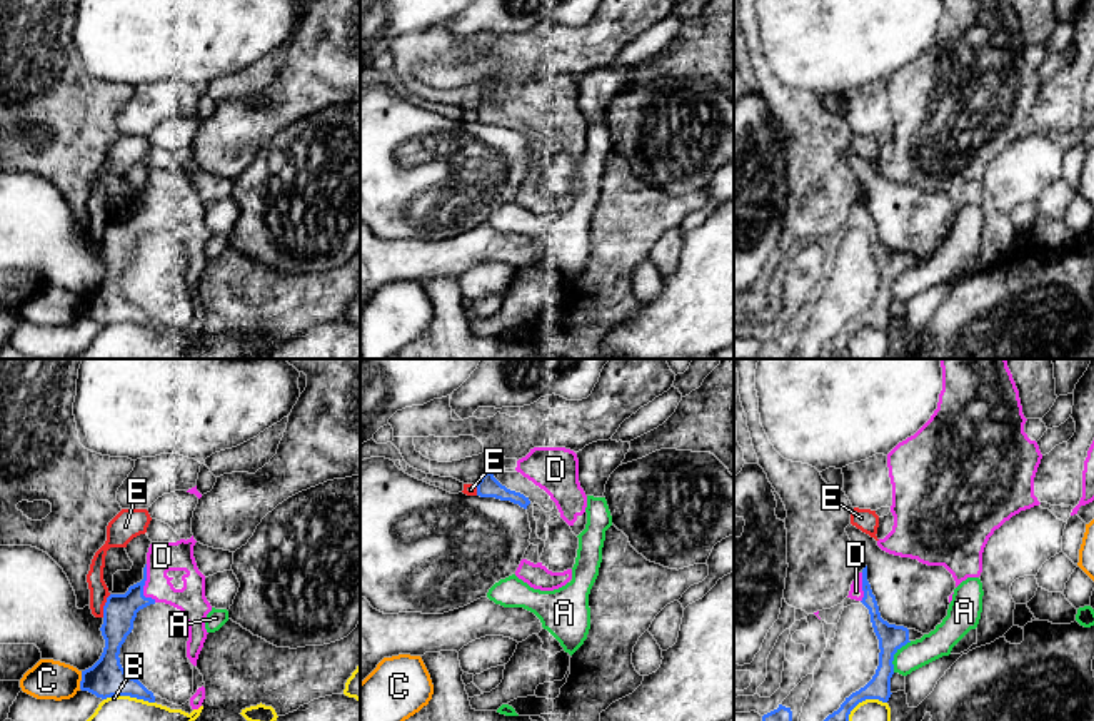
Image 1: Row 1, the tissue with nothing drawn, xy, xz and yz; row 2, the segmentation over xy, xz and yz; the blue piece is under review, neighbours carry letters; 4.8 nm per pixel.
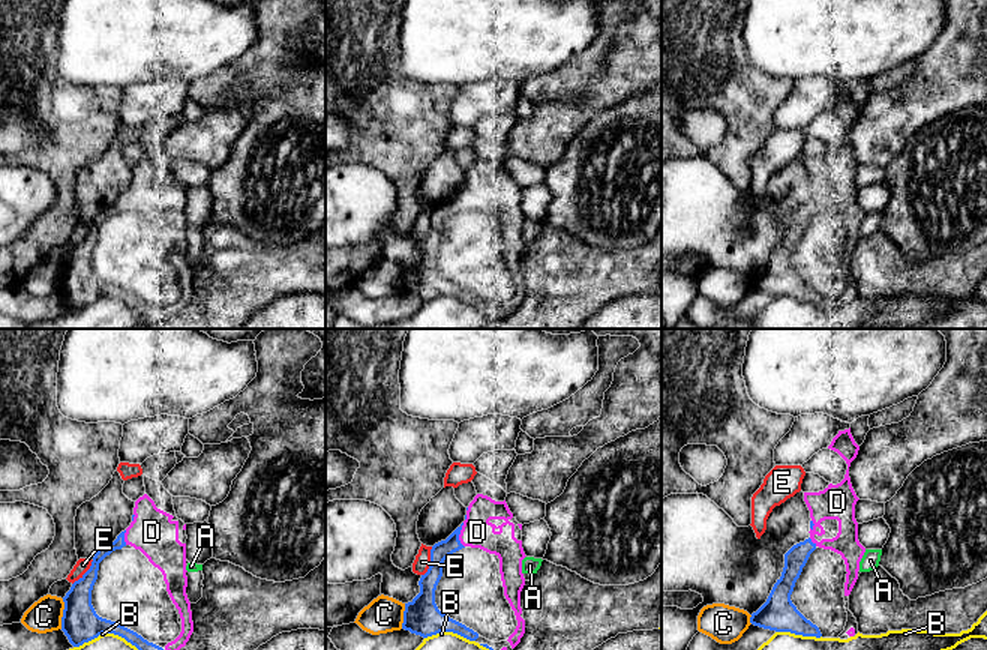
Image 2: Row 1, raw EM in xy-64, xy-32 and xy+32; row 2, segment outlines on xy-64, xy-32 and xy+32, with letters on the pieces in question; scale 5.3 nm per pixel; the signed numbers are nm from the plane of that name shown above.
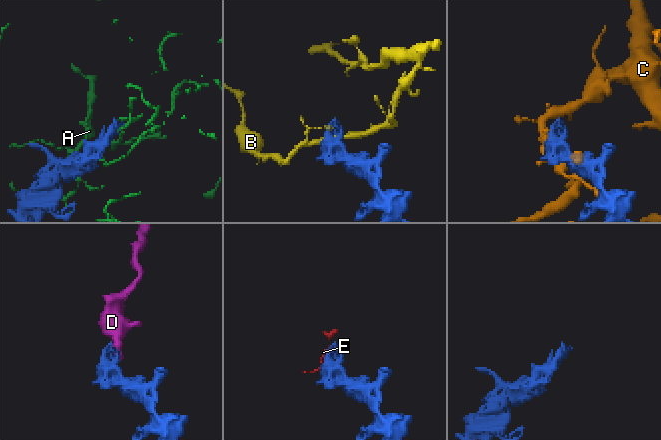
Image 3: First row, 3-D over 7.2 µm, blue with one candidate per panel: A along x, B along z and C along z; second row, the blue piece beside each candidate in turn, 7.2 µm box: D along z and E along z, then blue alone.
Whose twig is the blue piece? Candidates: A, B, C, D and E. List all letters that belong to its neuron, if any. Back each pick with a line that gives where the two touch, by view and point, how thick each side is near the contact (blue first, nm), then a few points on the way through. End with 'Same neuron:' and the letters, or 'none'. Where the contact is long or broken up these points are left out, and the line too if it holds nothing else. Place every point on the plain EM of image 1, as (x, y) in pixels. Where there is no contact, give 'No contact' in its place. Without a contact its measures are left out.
D: Touches blue at xy (144, 211). Thickness 160 nm (blue) against 150 nm
Same neuron: D

